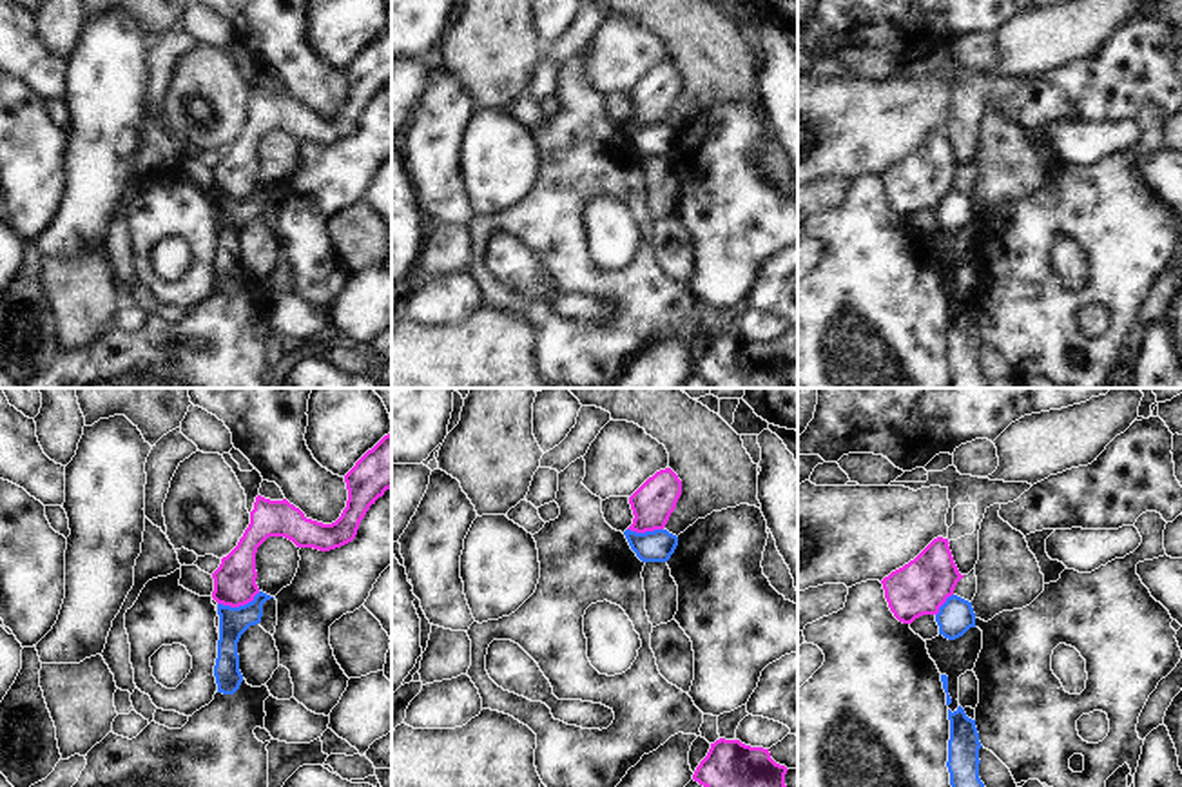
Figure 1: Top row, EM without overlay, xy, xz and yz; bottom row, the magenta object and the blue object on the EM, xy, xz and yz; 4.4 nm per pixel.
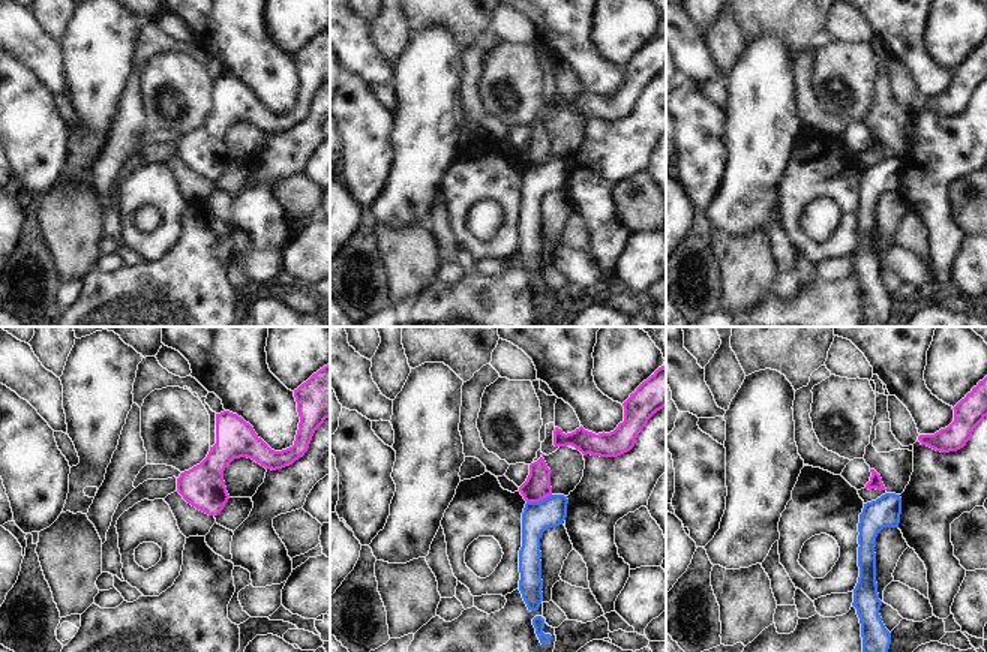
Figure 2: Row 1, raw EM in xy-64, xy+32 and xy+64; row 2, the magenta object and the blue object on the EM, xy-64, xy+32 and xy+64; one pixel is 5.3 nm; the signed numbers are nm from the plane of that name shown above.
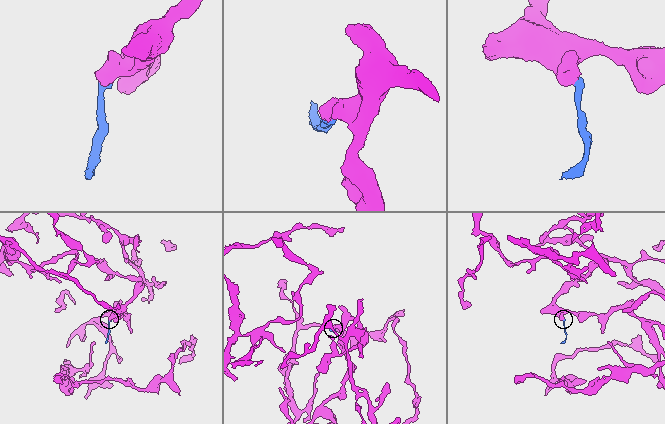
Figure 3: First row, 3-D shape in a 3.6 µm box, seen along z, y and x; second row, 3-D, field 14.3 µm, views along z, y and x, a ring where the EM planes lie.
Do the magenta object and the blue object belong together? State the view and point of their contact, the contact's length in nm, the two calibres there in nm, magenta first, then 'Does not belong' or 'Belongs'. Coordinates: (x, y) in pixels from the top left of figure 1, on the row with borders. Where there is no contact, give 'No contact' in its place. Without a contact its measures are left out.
Touches magenta at xy (238, 606). Shared border 200 nm. Thickness 190 nm (magenta) against 130 nm. Does not belong

